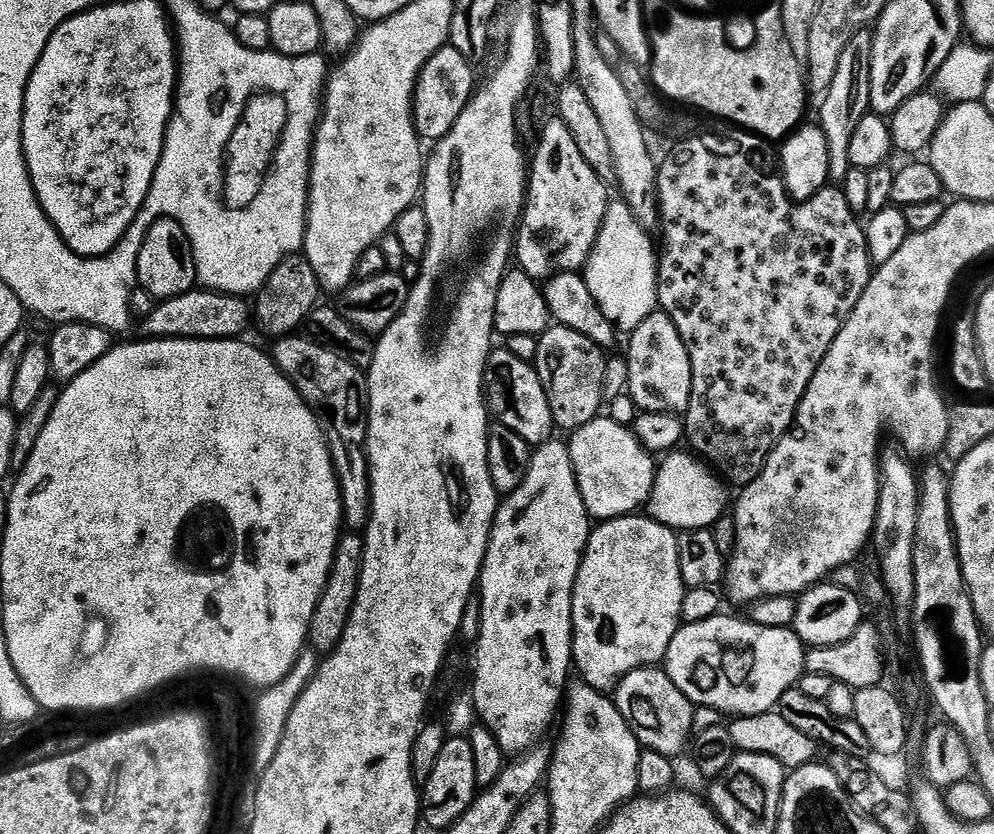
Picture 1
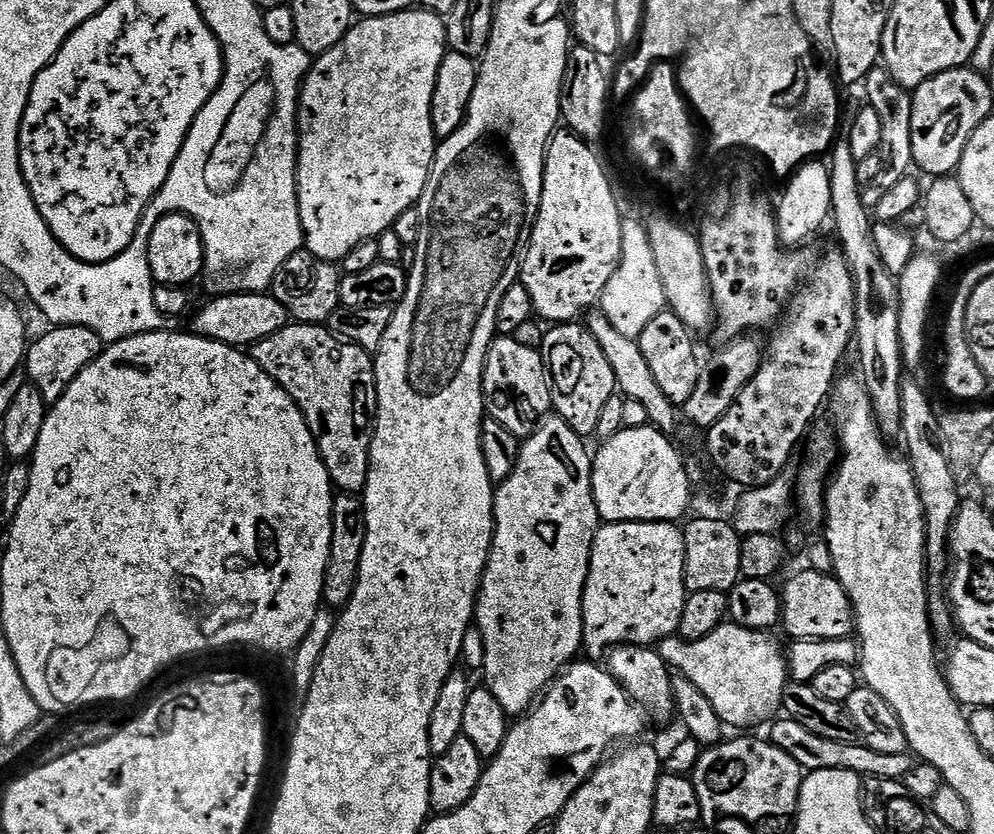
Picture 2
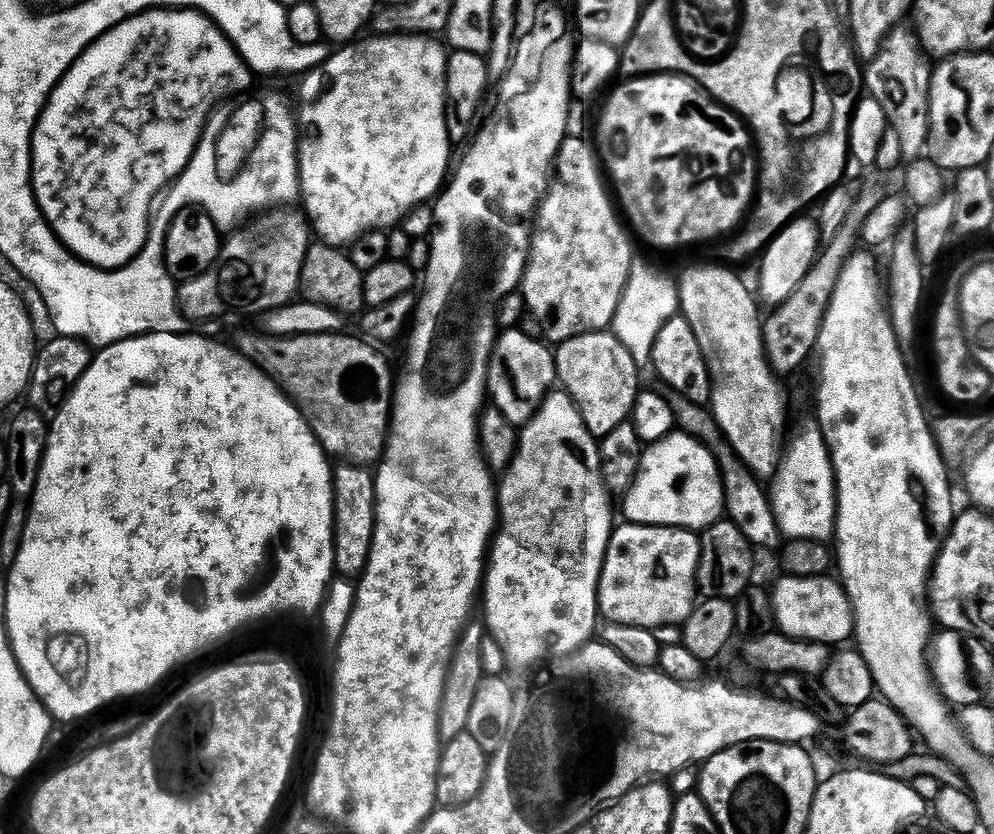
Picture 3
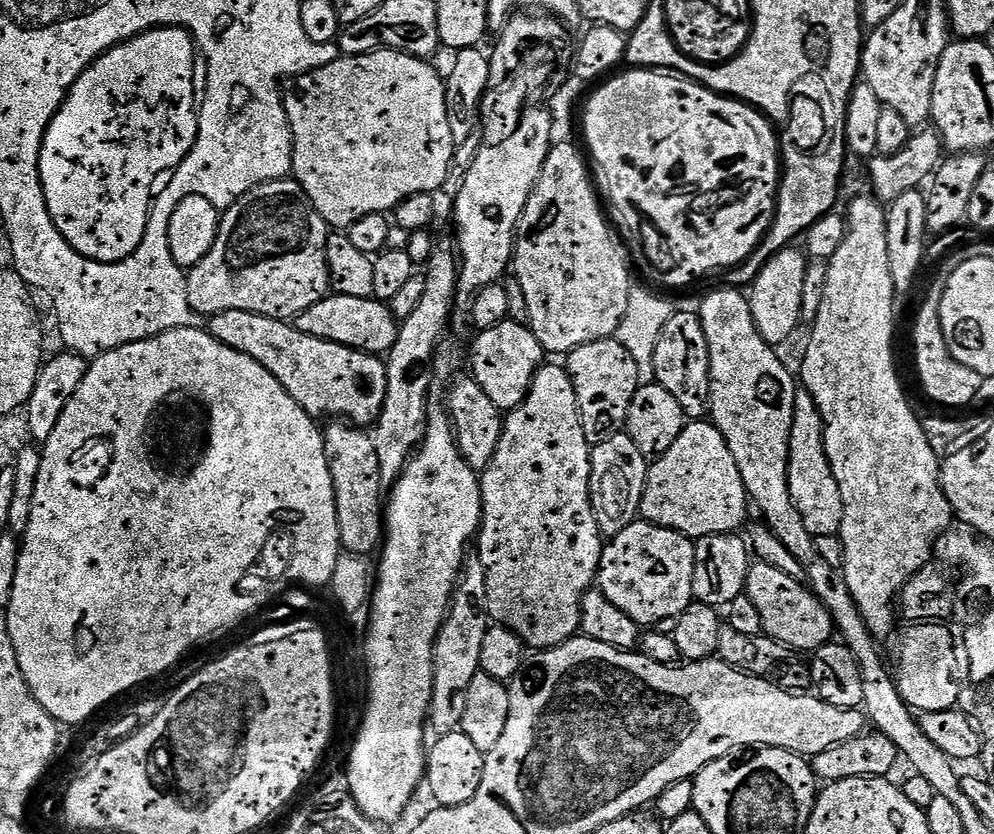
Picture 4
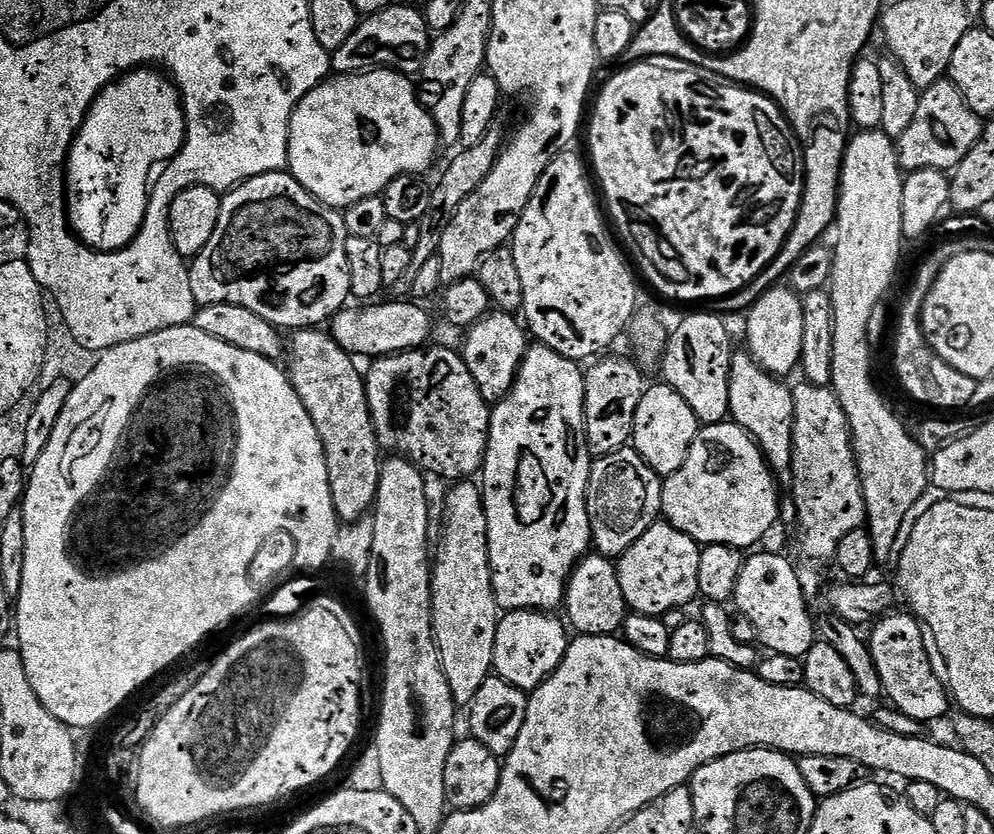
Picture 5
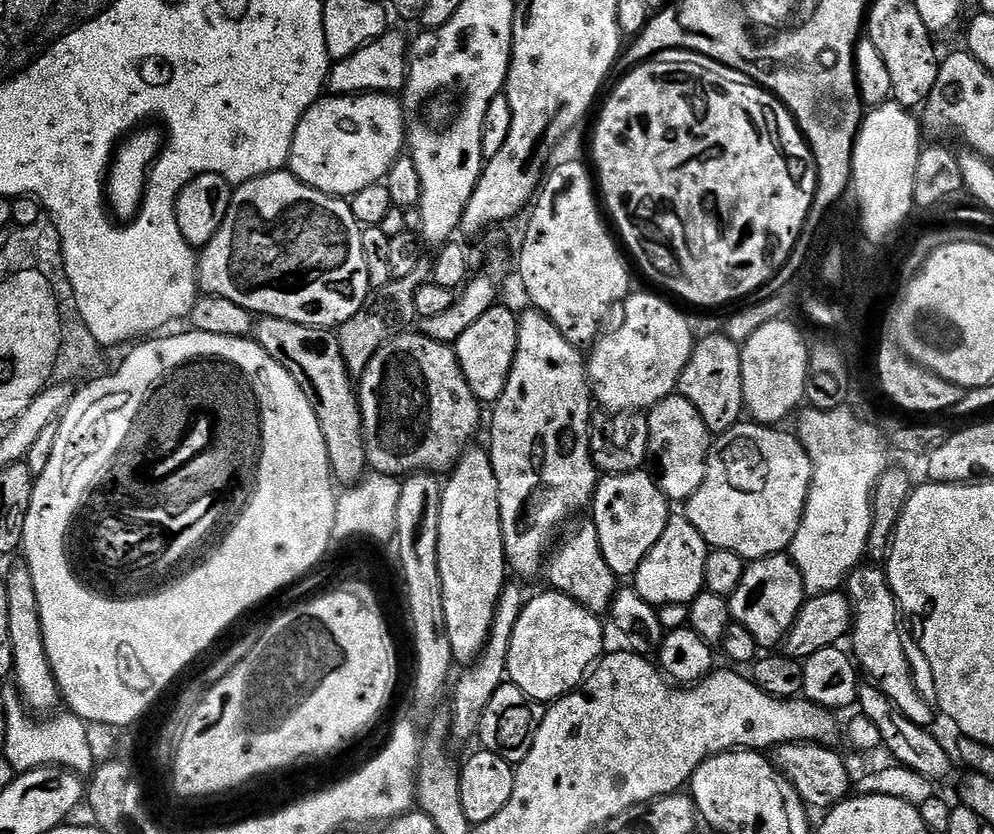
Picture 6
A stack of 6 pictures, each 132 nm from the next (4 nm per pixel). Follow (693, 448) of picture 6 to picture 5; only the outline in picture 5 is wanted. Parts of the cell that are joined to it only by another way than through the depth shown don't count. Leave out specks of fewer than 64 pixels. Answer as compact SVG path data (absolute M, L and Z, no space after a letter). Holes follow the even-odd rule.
M657 382L653 388L652 385L645 387L642 402L638 402L630 444L660 477L666 478L681 469L682 462L686 462L686 454L690 454L690 446L701 427L700 419L690 406L686 406L682 394L669 384Z

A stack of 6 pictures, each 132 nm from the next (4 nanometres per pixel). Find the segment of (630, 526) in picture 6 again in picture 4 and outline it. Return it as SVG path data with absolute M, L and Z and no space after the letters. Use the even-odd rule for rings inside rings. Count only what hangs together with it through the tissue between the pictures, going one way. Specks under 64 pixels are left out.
M627 431L614 434L614 438L606 438L606 442L601 444L591 445L588 493L594 522L598 522L601 537L617 536L626 530L626 526L637 523L649 467L649 457L634 446L634 438L630 438Z

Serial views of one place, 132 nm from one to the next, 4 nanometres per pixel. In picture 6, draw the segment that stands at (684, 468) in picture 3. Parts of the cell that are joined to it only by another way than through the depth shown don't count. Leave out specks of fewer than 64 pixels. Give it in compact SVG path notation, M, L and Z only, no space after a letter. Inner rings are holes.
M741 422L735 424L730 430L719 433L719 435L711 441L702 482L686 501L686 507L688 507L688 509L686 509L686 515L688 520L694 526L694 530L698 530L698 534L702 534L702 538L707 542L709 549L715 550L721 548L722 550L730 550L734 554L741 556L745 562L761 560L767 556L779 556L787 553L789 549L791 549L792 539L800 525L800 518L804 512L804 504L808 501L808 486L812 481L812 467L810 466L808 455L800 444L799 435L793 434L791 431L789 431L790 433L779 432L780 430L779 427L769 426L767 424Z

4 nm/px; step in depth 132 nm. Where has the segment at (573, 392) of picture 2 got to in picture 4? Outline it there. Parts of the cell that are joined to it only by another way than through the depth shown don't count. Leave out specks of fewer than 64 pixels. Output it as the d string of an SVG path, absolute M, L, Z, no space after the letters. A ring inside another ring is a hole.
M609 338L578 346L567 353L566 360L576 404L580 408L580 425L589 445L601 444L606 442L606 438L614 438L614 434L625 431L630 402L634 402L634 394L640 387L638 366L630 356L630 351L616 338Z

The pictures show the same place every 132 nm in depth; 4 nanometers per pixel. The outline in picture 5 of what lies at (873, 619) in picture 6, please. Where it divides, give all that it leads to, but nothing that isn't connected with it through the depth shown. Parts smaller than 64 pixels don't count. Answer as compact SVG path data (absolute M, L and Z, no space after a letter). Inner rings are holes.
M911 614L896 615L885 615L871 629L873 632L872 636L870 635L872 657L878 666L878 674L882 678L884 696L892 699L889 700L891 707L897 708L902 714L915 720L927 722L927 720L940 720L944 715L947 717L950 693L945 681L941 677L939 680L935 670L932 669L932 660L928 657L929 645L926 643L925 629Z

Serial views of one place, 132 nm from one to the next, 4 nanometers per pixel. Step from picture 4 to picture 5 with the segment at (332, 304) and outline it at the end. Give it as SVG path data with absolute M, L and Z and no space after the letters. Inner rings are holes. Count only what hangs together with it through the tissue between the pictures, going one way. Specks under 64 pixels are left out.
M392 300L389 304L372 302L367 306L356 306L360 308L345 307L344 311L332 317L330 321L330 335L342 350L353 358L368 356L367 358L379 358L381 356L397 356L399 352L411 352L419 350L429 343L432 336L432 320L428 317L427 307L419 303L407 304L404 300Z

